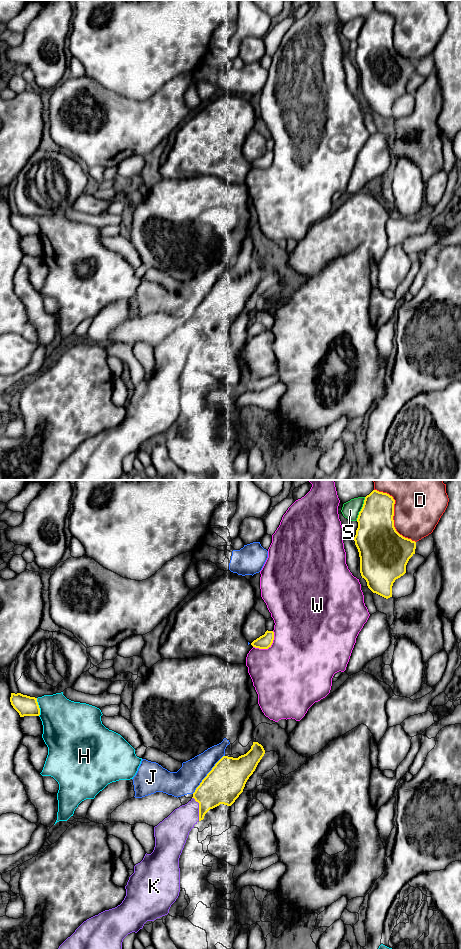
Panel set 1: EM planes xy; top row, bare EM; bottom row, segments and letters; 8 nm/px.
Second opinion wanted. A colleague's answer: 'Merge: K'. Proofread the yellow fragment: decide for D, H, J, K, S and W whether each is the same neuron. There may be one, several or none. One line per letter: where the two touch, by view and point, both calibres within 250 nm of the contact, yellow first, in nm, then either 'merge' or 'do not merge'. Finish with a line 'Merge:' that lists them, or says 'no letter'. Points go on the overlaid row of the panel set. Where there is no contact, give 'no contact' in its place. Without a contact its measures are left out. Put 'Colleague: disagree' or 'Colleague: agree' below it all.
D: meets yellow in xy at (393, 514); 340 nm thick on the yellow side, 420 nm on the other; do not merge
H: meets yellow in xy at (38, 707); 160 nm thick on the yellow side, 360 nm on the other; do not merge
J: meets yellow in xy at (207, 774); 300 nm thick on the yellow side, 200 nm on the other; do not merge
K: meets yellow in xy at (199, 809); 280 nm thick on the yellow side, 220 nm on the other; merge
S: meets yellow in xy at (361, 509); 320 nm thick on the yellow side, 140 nm on the other; do not merge
W: meets yellow in xy at (268, 647); 120 nm thick on the yellow side, 500 nm on the other; do not merge
Merge: K
Colleague: agree

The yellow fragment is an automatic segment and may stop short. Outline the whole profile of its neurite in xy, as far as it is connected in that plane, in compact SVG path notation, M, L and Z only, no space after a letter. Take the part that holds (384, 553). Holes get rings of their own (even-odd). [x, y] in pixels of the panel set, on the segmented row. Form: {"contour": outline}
{"contour": "M373 490L365 497L357 518L358 528L354 537L362 578L373 593L386 599L392 597L393 583L406 573L406 565L416 549L416 542L400 535L394 527L394 504L392 496Z"}

